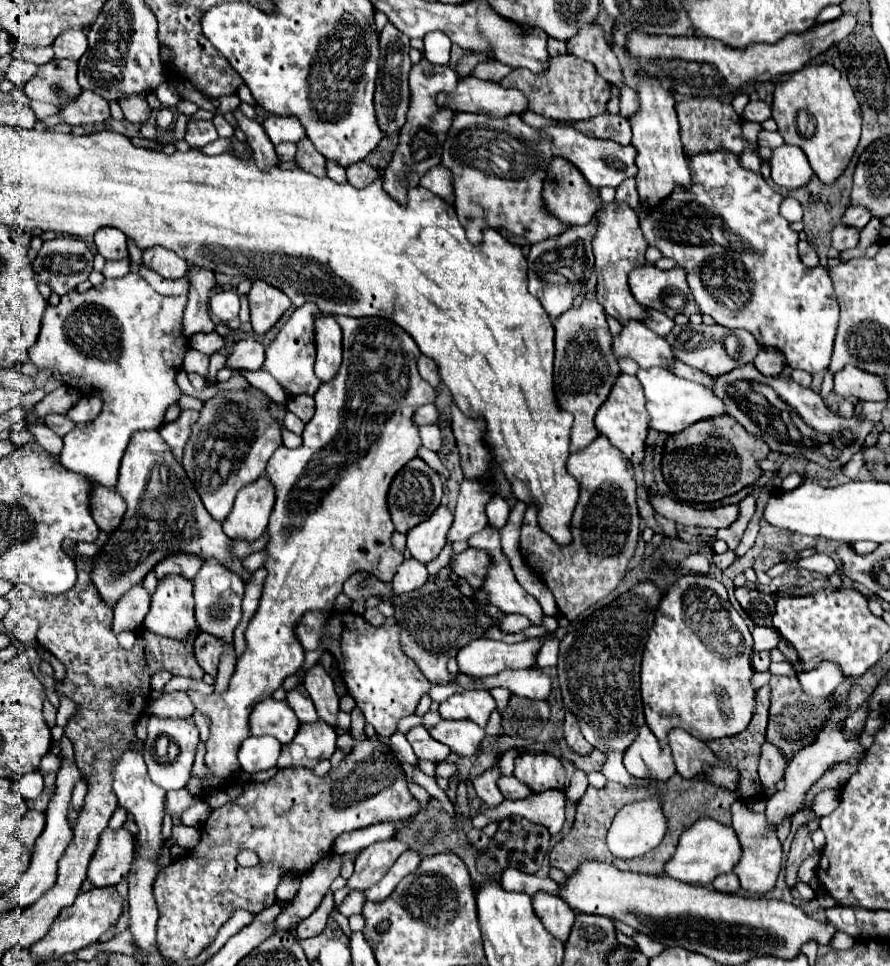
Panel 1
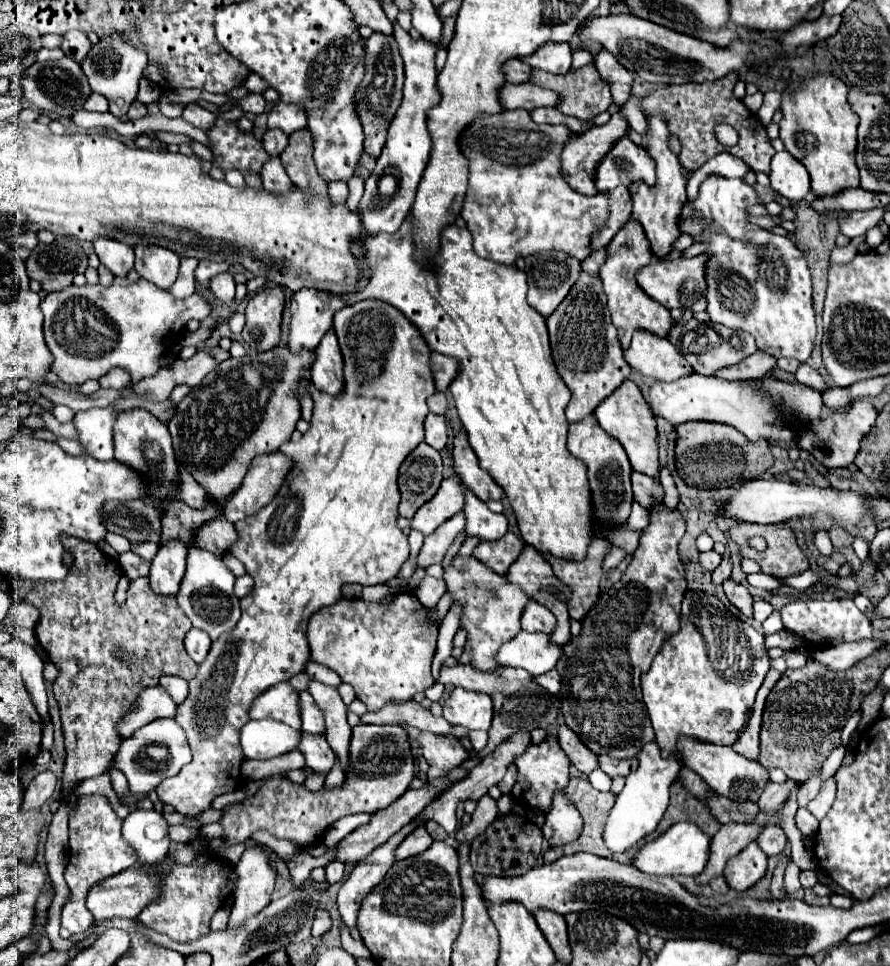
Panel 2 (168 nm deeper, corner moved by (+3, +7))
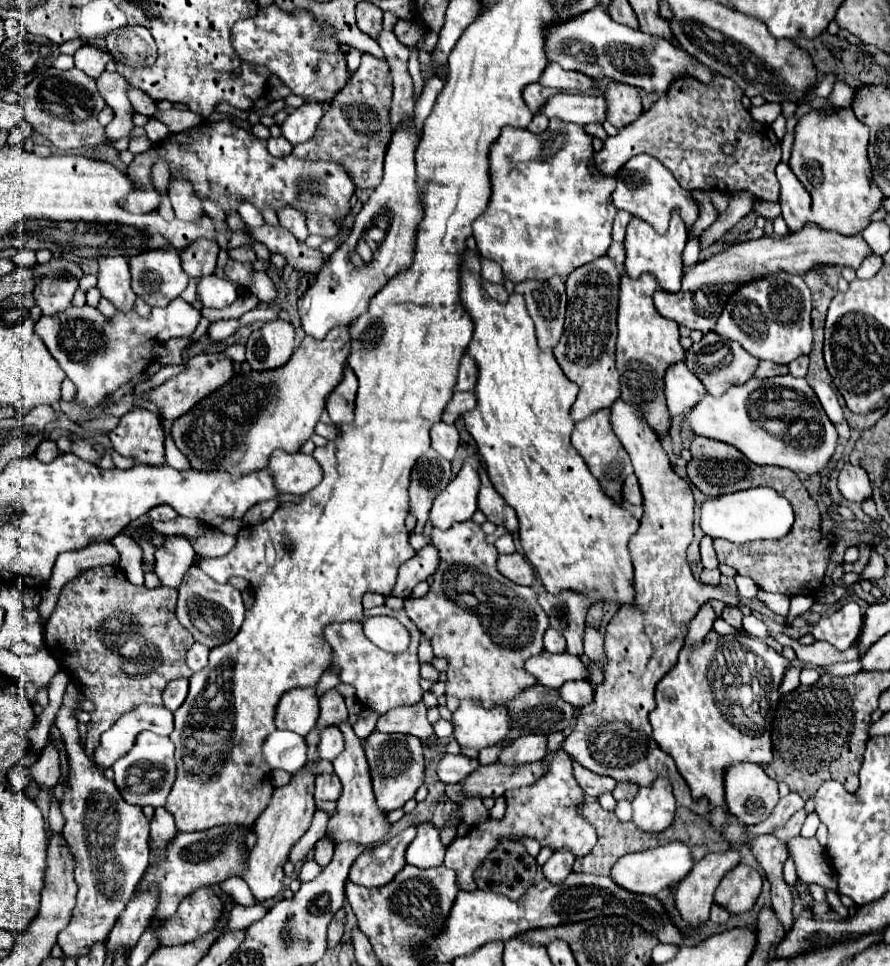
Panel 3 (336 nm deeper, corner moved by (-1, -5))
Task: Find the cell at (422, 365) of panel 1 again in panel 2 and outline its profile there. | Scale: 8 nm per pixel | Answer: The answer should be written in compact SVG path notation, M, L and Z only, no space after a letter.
M431 352L431 376L435 380L435 388L445 392L451 380L457 374L457 362L439 352Z

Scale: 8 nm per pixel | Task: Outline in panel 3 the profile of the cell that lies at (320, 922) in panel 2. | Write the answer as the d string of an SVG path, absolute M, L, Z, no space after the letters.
M333 920L329 924L329 948L333 948L335 944L339 944L341 934L343 934L343 926L345 926L345 922L341 922L341 920Z

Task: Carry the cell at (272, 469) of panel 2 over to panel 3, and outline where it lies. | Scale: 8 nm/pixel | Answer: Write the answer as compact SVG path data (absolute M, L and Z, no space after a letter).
M275 450L267 468L271 470L281 494L307 494L323 478L319 462L315 462L311 454L303 452L287 454L283 450Z

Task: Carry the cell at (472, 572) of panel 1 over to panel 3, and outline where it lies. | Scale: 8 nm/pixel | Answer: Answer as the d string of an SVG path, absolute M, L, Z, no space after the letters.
M517 552L509 554L509 556L499 556L497 568L505 578L509 578L515 584L521 584L521 586L531 586L533 580L535 580L531 564L525 562L525 558Z

